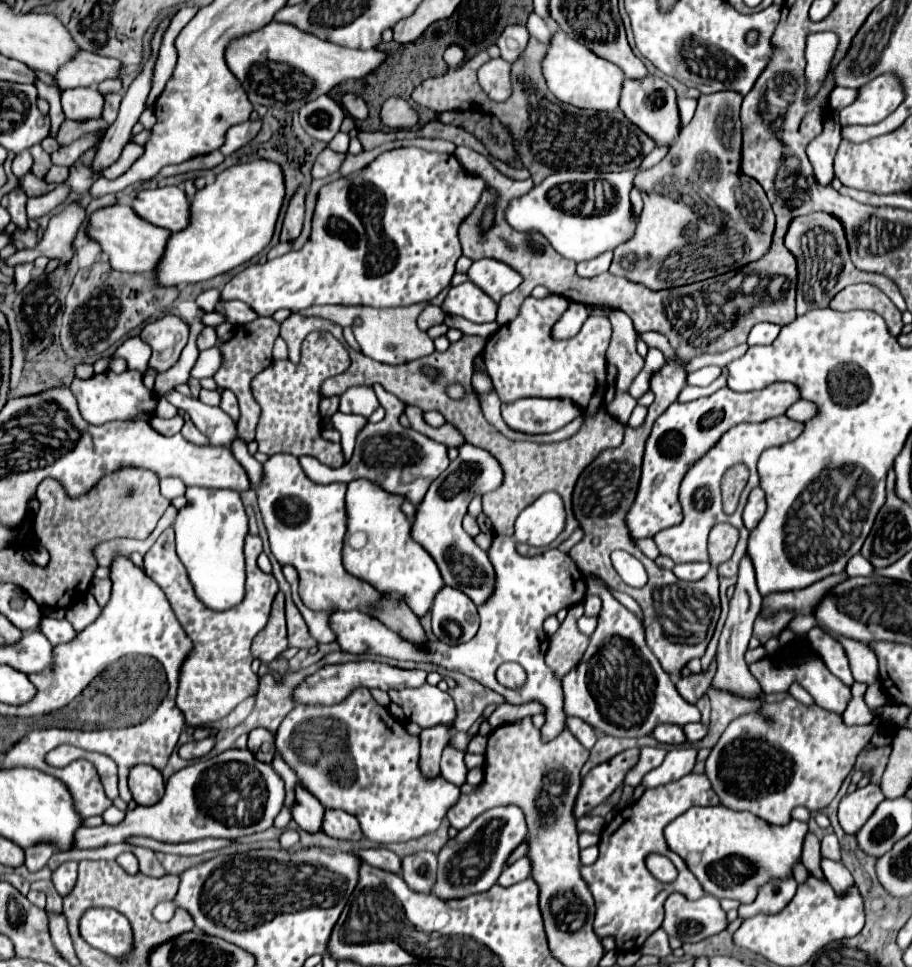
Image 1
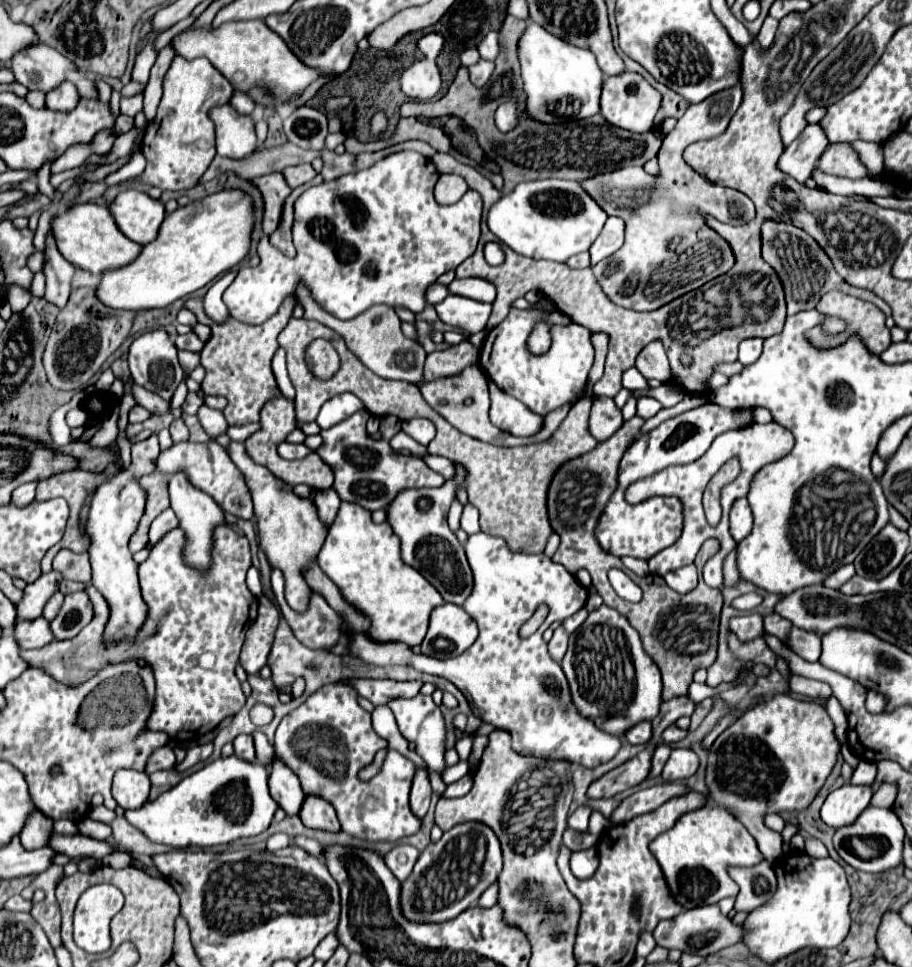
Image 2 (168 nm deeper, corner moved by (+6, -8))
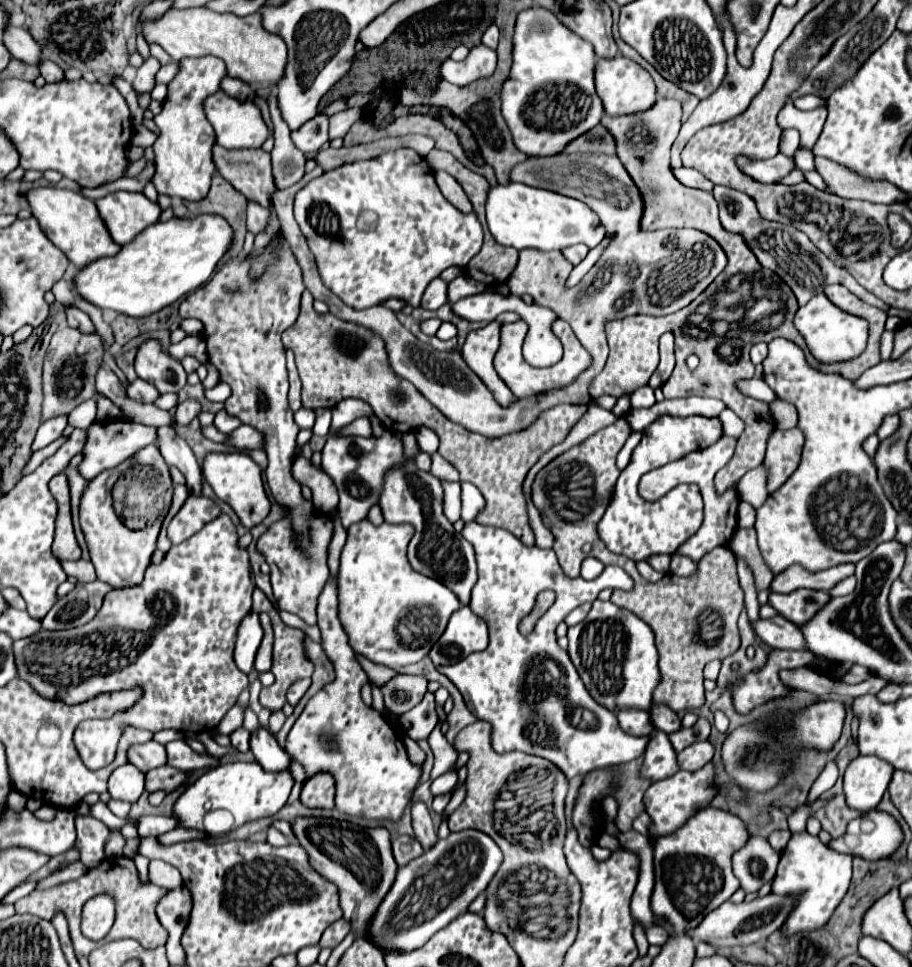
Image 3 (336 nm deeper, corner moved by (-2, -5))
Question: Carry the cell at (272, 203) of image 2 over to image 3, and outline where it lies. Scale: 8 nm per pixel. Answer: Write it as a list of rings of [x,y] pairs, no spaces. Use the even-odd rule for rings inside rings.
[[[213,145],[213,163],[219,175],[229,181],[247,199],[269,207],[271,195],[277,191],[271,175],[271,155],[263,149],[227,151]]]

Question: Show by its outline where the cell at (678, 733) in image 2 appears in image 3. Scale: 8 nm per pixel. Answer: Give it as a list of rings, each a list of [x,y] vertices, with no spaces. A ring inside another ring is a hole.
[[[651,703],[651,709],[649,709],[649,719],[655,727],[655,731],[665,731],[667,735],[671,731],[677,731],[681,727],[681,721],[677,717],[675,711],[671,711],[667,705],[663,703]]]

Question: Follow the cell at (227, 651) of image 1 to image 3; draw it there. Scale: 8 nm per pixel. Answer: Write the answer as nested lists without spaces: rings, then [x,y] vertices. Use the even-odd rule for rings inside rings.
[[[221,513],[219,519],[207,523],[207,527],[203,527],[199,533],[195,533],[191,539],[179,543],[179,545],[173,545],[167,555],[163,557],[163,561],[159,565],[149,565],[147,571],[145,571],[145,577],[139,585],[133,585],[133,587],[125,587],[125,589],[113,589],[107,599],[103,601],[103,607],[99,609],[99,613],[85,625],[81,627],[71,627],[71,629],[63,629],[63,631],[37,631],[35,635],[31,637],[25,637],[25,639],[19,639],[13,643],[13,653],[15,653],[15,667],[17,667],[17,677],[27,681],[35,693],[39,693],[41,697],[45,699],[59,699],[67,705],[75,705],[75,703],[83,703],[83,701],[89,701],[97,695],[103,695],[103,693],[113,693],[113,691],[125,691],[125,689],[141,689],[141,697],[125,711],[117,711],[117,717],[111,717],[107,721],[103,719],[87,719],[87,721],[81,721],[73,733],[73,743],[75,743],[75,749],[81,757],[81,761],[85,763],[87,769],[101,769],[105,765],[109,765],[114,759],[117,750],[117,744],[119,737],[121,737],[121,727],[119,725],[133,725],[133,727],[139,727],[139,729],[147,729],[151,733],[155,731],[161,731],[161,729],[175,729],[175,731],[209,731],[209,729],[215,729],[221,719],[225,717],[225,713],[237,703],[237,697],[239,693],[249,685],[249,679],[243,671],[239,671],[235,667],[235,661],[231,659],[233,655],[233,647],[235,647],[235,631],[239,627],[239,619],[243,619],[243,615],[247,615],[251,611],[251,593],[255,589],[253,581],[251,581],[251,571],[249,571],[249,555],[245,549],[239,549],[237,547],[237,531],[235,531],[235,525],[231,523],[231,519]]]

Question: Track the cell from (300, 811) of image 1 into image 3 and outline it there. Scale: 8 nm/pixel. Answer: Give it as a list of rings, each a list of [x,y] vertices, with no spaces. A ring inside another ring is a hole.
[[[259,727],[257,731],[251,733],[249,745],[251,745],[251,753],[255,755],[257,763],[265,771],[285,771],[285,769],[289,769],[287,751],[277,745],[275,737],[265,727]]]

